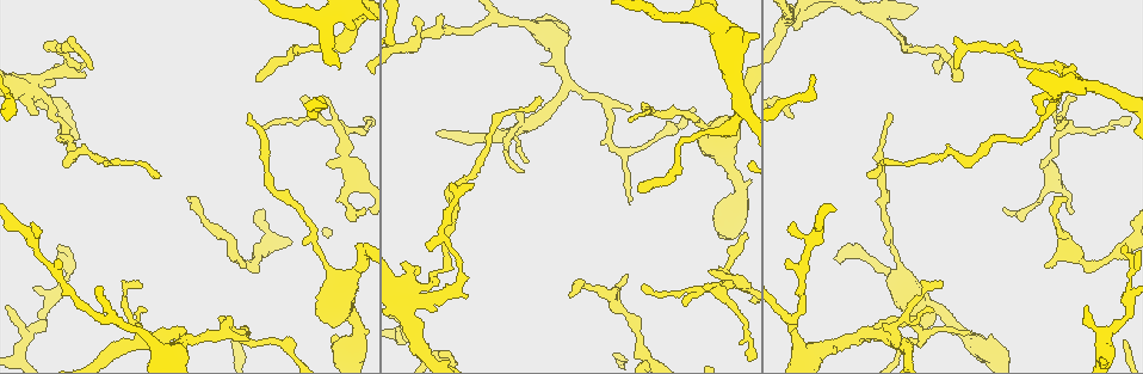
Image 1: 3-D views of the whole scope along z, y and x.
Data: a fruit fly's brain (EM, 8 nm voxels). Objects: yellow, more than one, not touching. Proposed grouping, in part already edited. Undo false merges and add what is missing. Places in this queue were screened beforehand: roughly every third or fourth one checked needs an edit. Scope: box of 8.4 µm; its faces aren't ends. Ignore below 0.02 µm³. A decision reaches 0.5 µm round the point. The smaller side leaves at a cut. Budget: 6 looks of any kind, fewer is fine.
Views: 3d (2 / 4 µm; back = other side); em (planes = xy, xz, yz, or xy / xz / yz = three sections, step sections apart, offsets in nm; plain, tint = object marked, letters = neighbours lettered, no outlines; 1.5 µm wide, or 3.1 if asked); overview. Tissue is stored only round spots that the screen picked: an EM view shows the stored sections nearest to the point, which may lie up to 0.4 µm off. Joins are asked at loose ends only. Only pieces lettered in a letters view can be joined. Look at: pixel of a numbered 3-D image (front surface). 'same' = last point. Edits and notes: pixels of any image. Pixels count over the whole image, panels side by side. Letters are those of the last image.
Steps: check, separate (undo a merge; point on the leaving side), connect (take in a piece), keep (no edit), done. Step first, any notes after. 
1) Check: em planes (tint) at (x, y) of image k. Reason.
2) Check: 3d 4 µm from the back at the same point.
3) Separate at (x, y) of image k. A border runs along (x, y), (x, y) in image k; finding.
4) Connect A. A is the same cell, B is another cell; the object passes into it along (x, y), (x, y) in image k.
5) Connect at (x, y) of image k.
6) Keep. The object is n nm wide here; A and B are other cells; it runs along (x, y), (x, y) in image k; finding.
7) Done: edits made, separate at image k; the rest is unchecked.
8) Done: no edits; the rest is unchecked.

Check: 3d 2 µm at (1059, 130) of image 1. Tapers out.

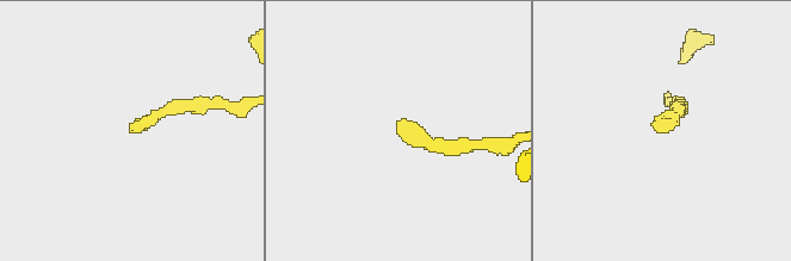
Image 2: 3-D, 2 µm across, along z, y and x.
Check: em planes (plain) at (132, 130) of image 2. Need the tissue.

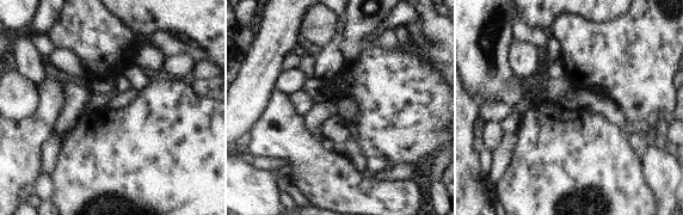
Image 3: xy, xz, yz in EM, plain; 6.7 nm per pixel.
Check: em planes (letters) at the same point. What lies round it.

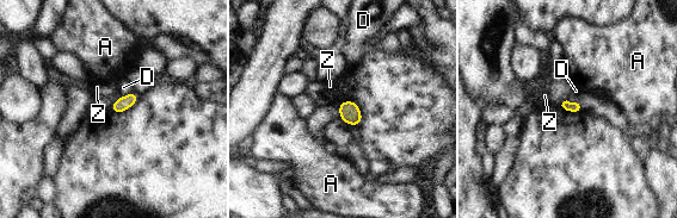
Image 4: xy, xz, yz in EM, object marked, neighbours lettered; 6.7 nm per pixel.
Keep. A, D and Z are other cells; no lettered piece goes on from it.

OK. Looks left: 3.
Check: em yz step 8 (letters) at (889, 117) of image 1. Long arm stops here.

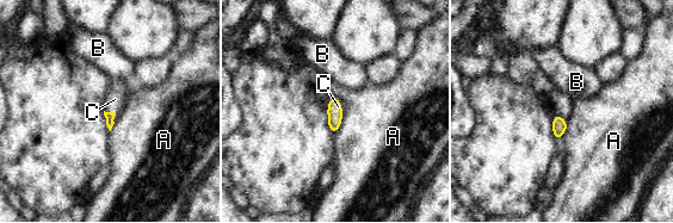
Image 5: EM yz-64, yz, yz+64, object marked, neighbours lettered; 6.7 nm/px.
Check: em planes (letters) at the same point.

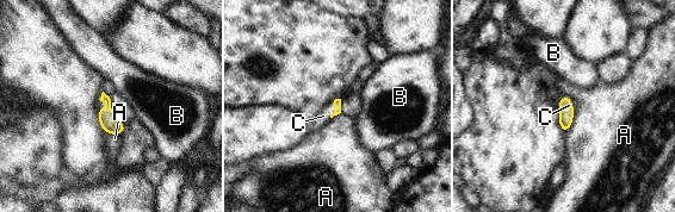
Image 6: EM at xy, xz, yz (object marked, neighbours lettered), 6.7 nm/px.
Connect C. C is the same cell, A and B are other cells; the object passes into it along (110, 123), (106, 104), (100, 105) in image 6; the neuron continues.

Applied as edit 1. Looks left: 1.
Check: em planes (letters) at (34, 223) of image 1. Tapers out.

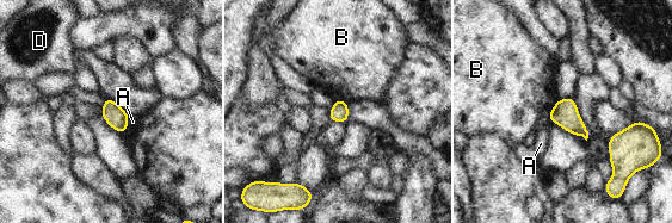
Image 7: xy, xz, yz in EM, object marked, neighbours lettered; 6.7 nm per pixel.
Keep. The object is 120 nm wide here; A, B and D are other cells; a border runs along (558, 100), (548, 116) in image 7; no lettered piece goes on from it.

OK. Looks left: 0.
Done: edits made, connect at image 6; the rest is unchecked.

